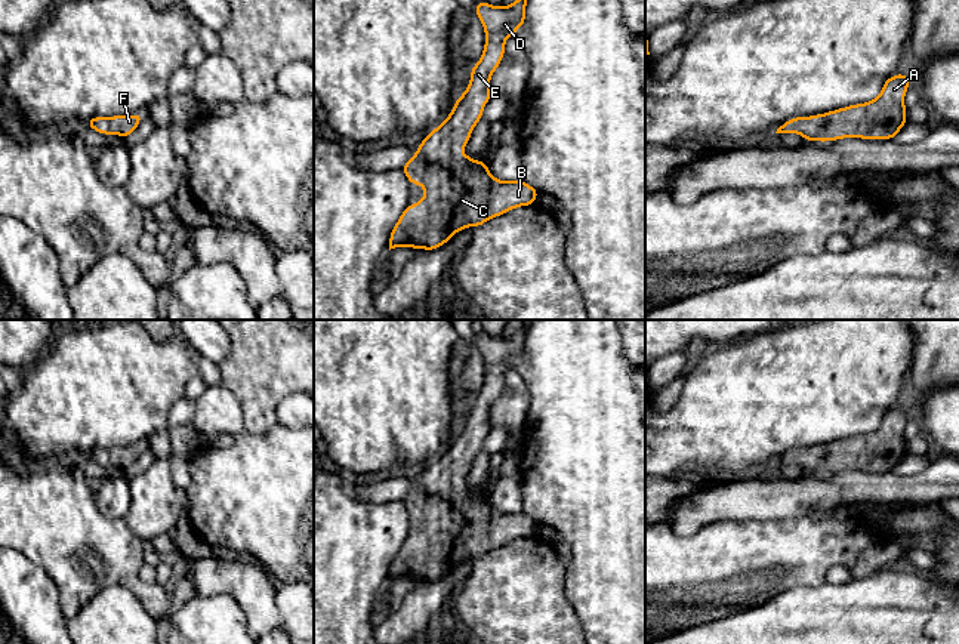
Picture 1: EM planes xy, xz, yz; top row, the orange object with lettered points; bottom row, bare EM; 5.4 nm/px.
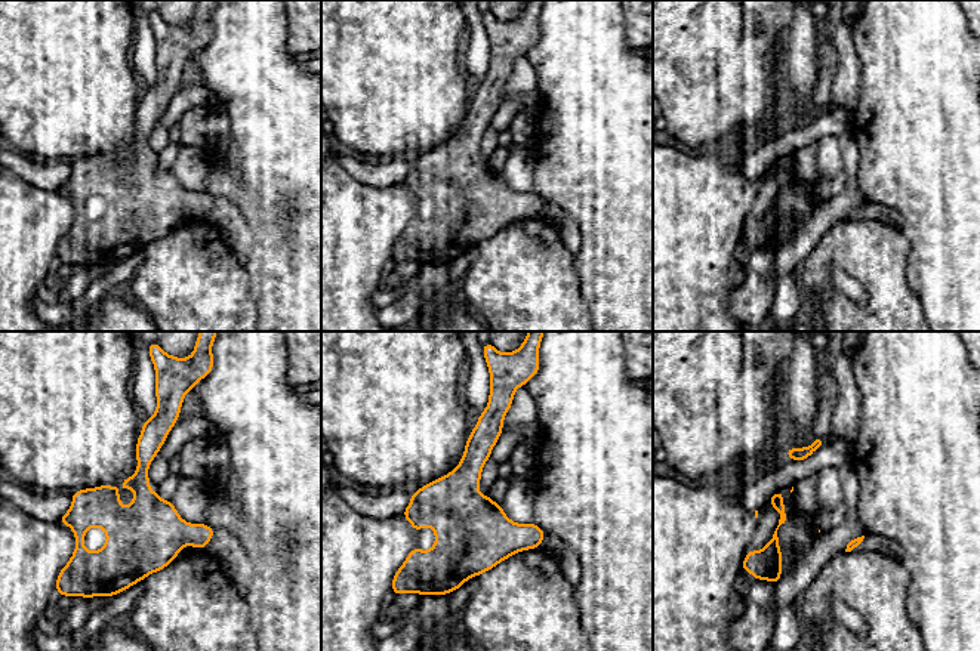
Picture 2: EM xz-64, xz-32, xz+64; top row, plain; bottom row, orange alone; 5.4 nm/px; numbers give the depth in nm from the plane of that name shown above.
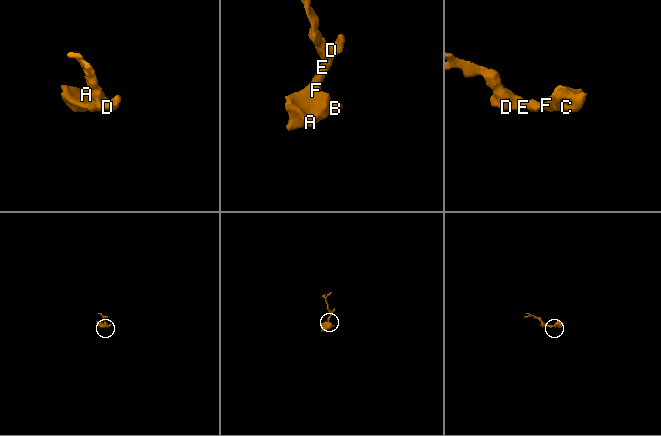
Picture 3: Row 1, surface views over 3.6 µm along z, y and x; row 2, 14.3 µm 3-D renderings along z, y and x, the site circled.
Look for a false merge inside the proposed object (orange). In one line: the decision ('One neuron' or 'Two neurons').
One neuron

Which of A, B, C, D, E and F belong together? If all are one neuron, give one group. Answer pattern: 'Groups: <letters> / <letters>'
Groups: A B C D E F

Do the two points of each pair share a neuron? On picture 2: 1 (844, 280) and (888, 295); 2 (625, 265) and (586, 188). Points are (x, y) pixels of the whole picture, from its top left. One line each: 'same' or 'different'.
1: different
2: same

